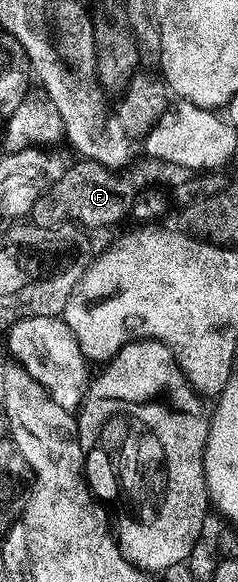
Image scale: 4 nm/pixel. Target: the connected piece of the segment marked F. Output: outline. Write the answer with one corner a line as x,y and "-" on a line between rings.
142,157
142,160
134,168
131,166
129,168
130,175
122,175
126,173
119,173
92,159
82,159
77,162
71,167
69,164
63,170
61,177
51,183
45,193
36,201
36,205
29,213
29,218
33,223
41,227
61,227
64,223
72,223
83,229
110,227
128,215
140,189
153,187
173,189
179,187
192,175
187,167
174,165
172,161
149,157

